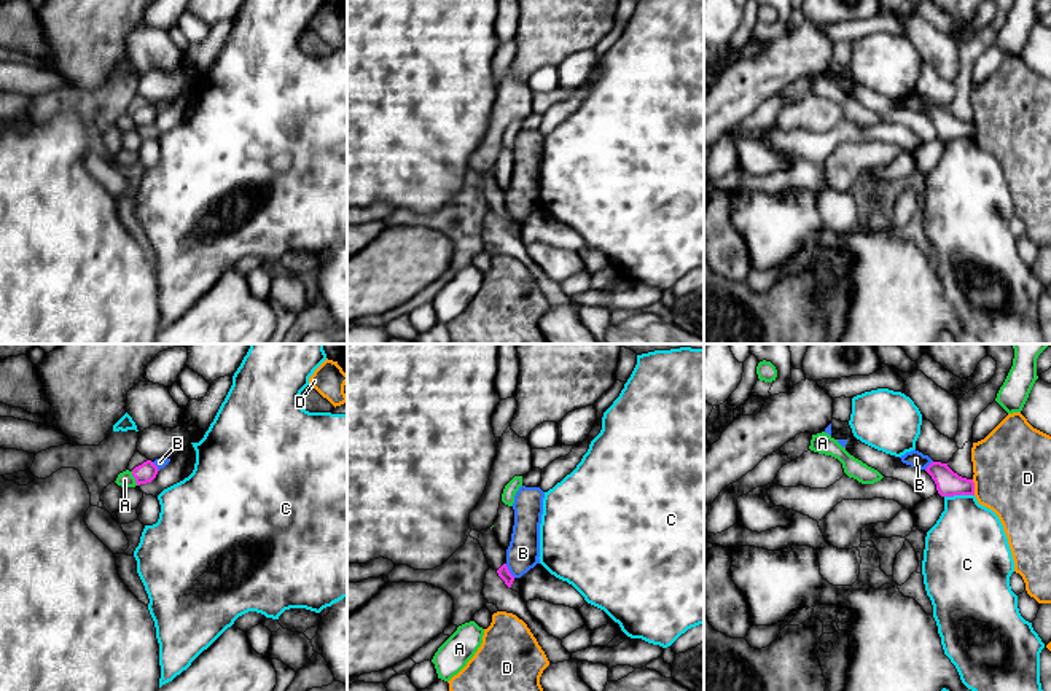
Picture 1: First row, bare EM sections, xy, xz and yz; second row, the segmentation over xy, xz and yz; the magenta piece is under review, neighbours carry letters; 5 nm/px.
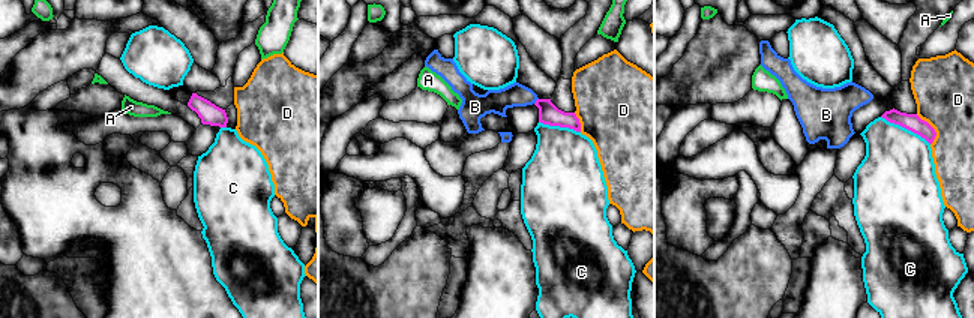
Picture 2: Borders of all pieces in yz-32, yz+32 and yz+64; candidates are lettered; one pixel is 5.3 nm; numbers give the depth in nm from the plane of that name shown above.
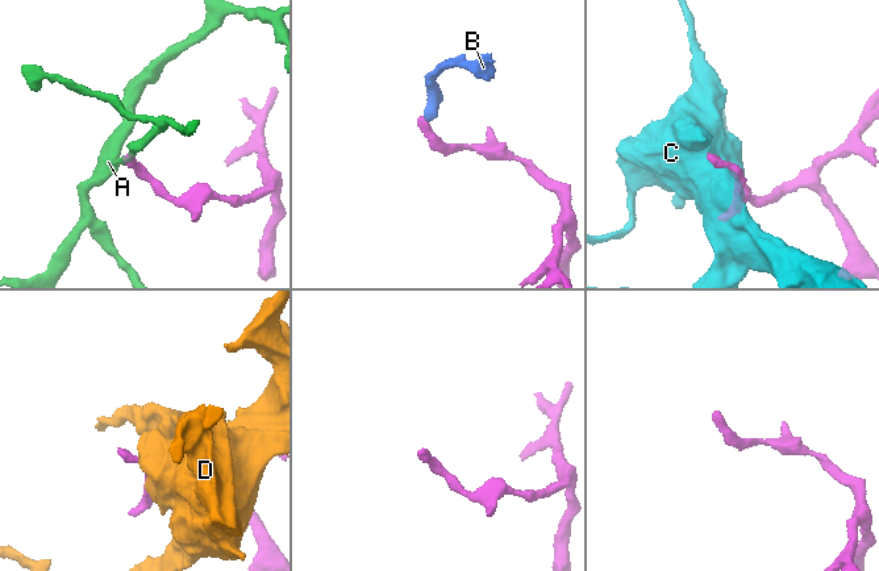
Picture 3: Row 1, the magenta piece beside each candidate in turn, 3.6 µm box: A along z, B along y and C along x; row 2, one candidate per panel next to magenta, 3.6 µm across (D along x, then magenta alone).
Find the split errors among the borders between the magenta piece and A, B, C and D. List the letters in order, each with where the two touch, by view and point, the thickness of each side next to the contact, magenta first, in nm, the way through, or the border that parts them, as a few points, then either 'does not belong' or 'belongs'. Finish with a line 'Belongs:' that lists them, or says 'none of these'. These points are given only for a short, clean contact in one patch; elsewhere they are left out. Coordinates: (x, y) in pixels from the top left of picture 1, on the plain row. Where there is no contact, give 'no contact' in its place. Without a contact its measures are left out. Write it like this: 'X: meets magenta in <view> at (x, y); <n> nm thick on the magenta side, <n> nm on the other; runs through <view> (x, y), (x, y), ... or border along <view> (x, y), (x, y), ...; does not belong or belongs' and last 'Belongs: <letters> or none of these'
A: meets magenta in xy at (134, 120); 100 nm thick on the magenta side, 80 nm on the other; border along xy (131, 115), (137, 128); does not belong
B: meets magenta in xz at (508, 214); 60 nm thick on the magenta side, 160 nm on the other; border along xz (505, 207), (515, 220); does not belong
C: meets magenta in yz at (959, 137); 130 nm thick on the magenta side, 380 nm on the other; does not belong
D: meets magenta in yz at (973, 131); 130 nm thick on the magenta side, 400 nm on the other; does not belong
Belongs: none of these

